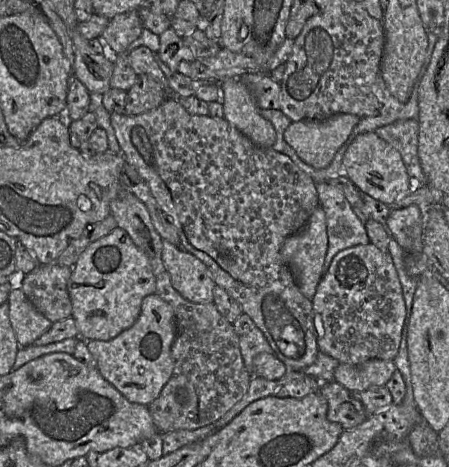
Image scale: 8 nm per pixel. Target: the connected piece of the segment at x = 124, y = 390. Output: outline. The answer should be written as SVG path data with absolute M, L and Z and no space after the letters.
M154 293L143 298L140 314L131 327L111 340L86 342L103 378L128 401L148 406L159 396L172 375L174 360L171 348L175 336L174 310L168 302Z

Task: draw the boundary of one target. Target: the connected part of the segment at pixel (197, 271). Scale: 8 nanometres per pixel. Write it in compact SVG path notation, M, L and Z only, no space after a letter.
M163 239L162 260L170 275L172 286L182 297L194 303L213 302L213 290L216 283L207 266L195 255L179 250L169 241Z

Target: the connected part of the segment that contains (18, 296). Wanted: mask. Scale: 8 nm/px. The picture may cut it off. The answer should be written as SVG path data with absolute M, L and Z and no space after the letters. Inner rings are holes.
M10 280L10 283L12 290L8 295L9 320L19 346L27 347L46 333L52 322L34 307L16 280Z

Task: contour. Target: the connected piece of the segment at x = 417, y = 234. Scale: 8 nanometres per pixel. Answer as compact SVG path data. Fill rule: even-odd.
M417 205L391 209L384 224L390 238L395 238L407 254L423 254L422 214Z

